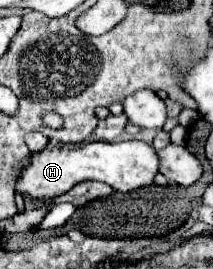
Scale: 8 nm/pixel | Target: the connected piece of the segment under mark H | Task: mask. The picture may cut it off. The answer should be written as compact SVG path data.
M93 141L81 147L53 147L43 149L31 155L31 165L17 181L17 191L29 195L37 201L63 195L73 185L81 181L103 181L111 185L114 191L128 193L153 185L155 175L159 173L159 155L157 151L143 141L119 141L119 143L101 143Z

